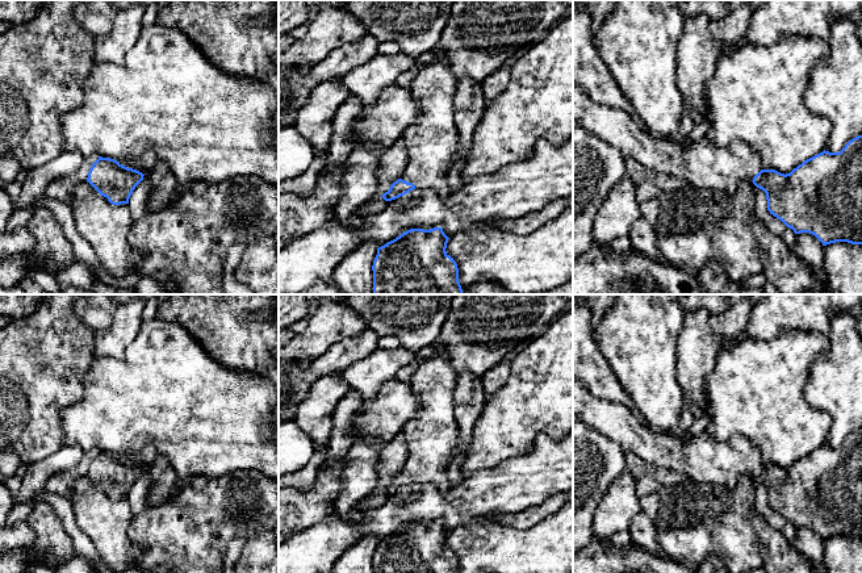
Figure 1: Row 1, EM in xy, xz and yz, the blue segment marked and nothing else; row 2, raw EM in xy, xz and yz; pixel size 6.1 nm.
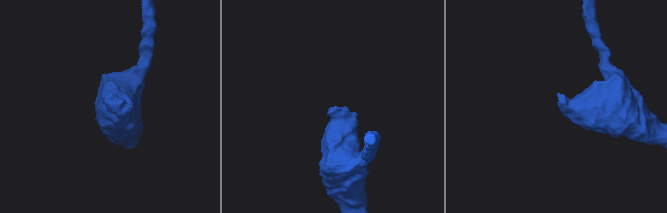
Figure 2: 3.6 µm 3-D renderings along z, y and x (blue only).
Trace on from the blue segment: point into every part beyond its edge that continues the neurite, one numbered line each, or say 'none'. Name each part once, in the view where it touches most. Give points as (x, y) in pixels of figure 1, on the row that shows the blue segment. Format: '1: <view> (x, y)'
1: xz (432, 138)

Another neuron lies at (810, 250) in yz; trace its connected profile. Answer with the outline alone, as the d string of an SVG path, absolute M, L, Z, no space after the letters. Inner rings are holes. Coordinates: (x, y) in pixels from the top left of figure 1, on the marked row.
M809 233L796 234L795 254L808 267L823 271L824 269L824 246Z

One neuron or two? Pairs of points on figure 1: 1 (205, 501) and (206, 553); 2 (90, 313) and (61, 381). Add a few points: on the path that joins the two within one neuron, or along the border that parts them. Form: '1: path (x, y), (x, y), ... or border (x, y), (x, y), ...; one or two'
1: path (205, 514), (205, 540); one
2: border (72, 308), (72, 312), (95, 331); two

